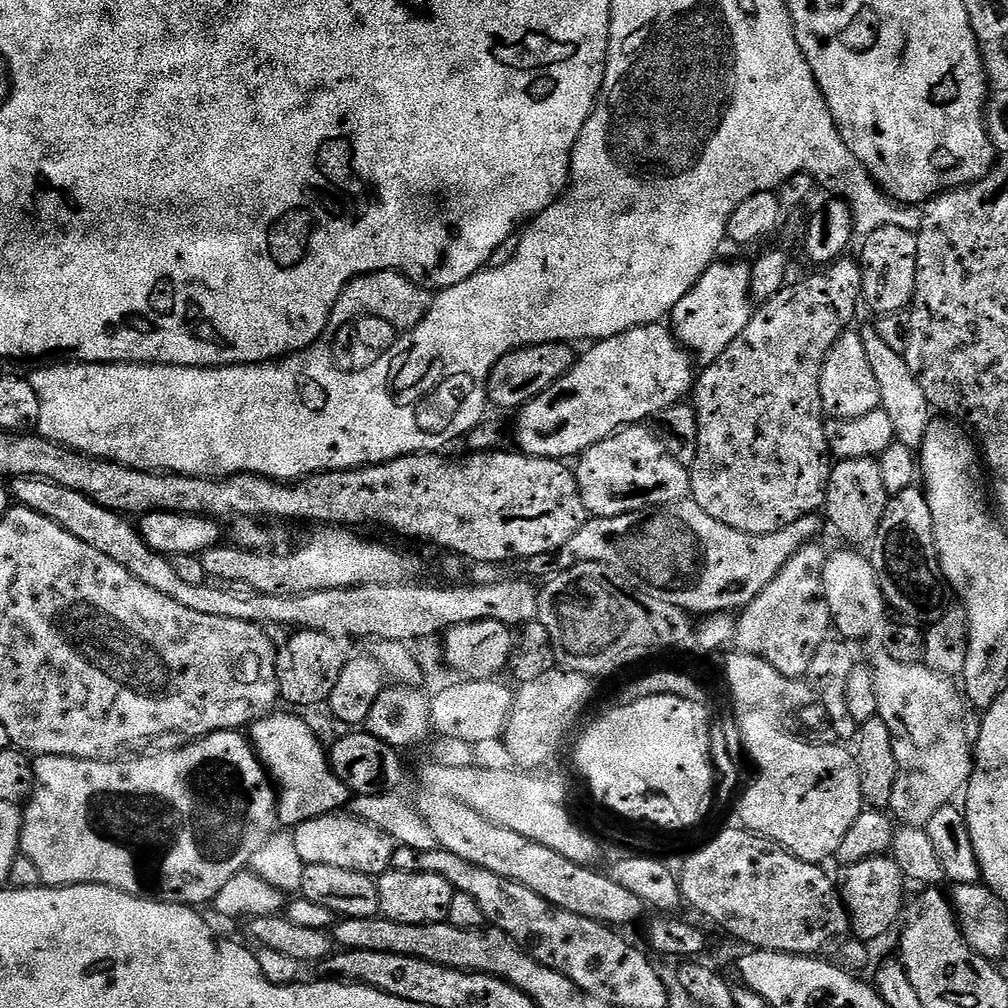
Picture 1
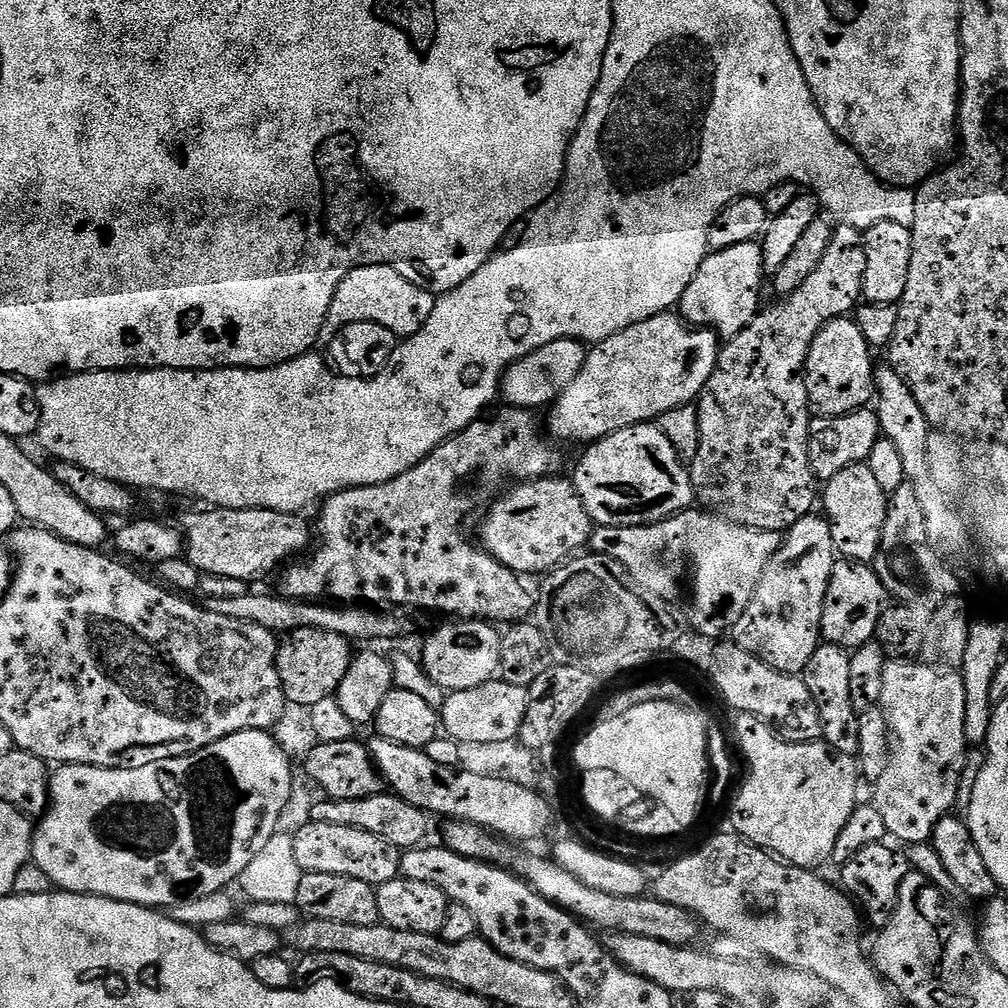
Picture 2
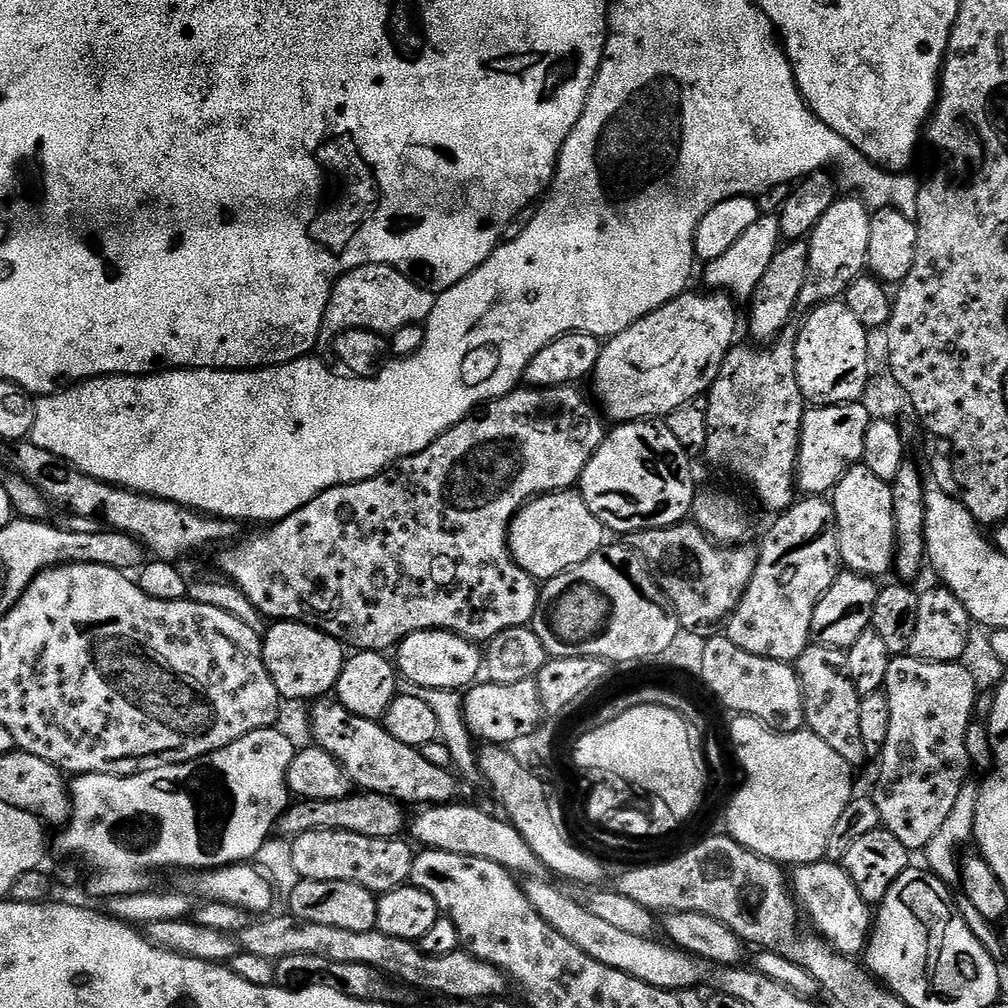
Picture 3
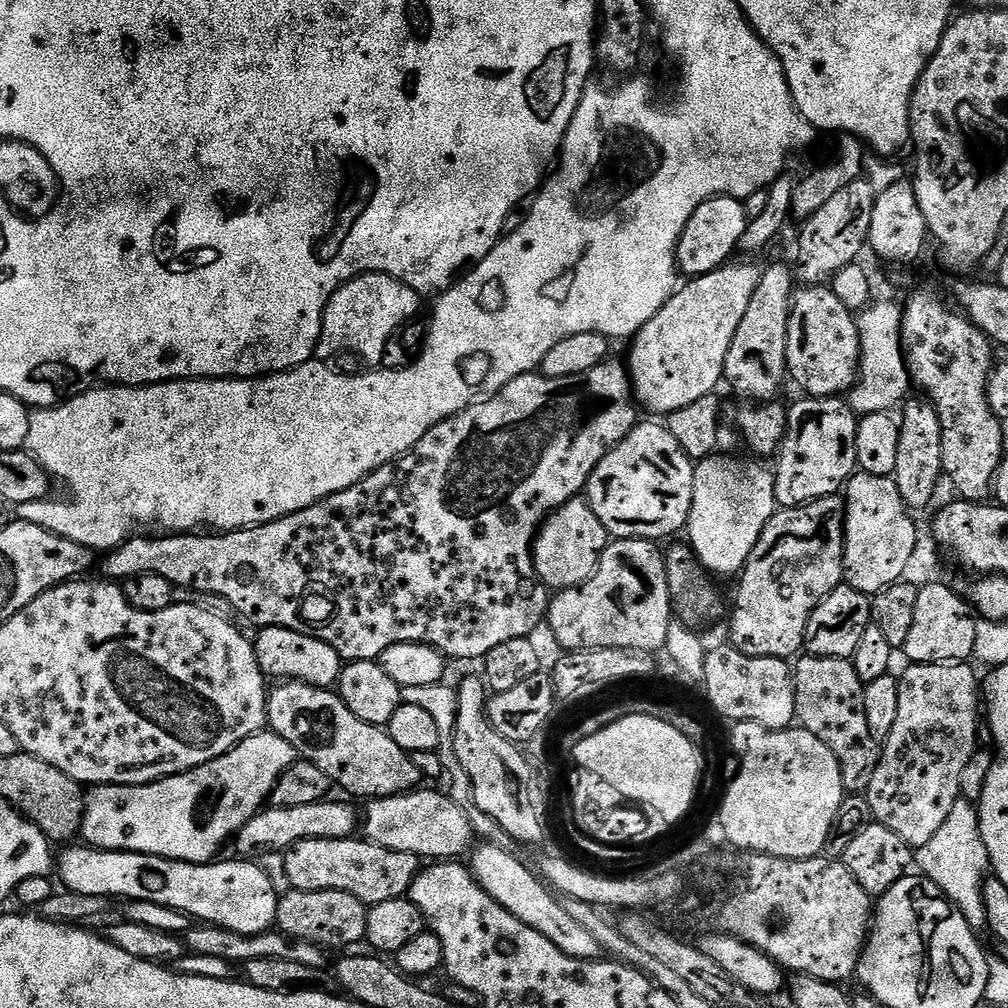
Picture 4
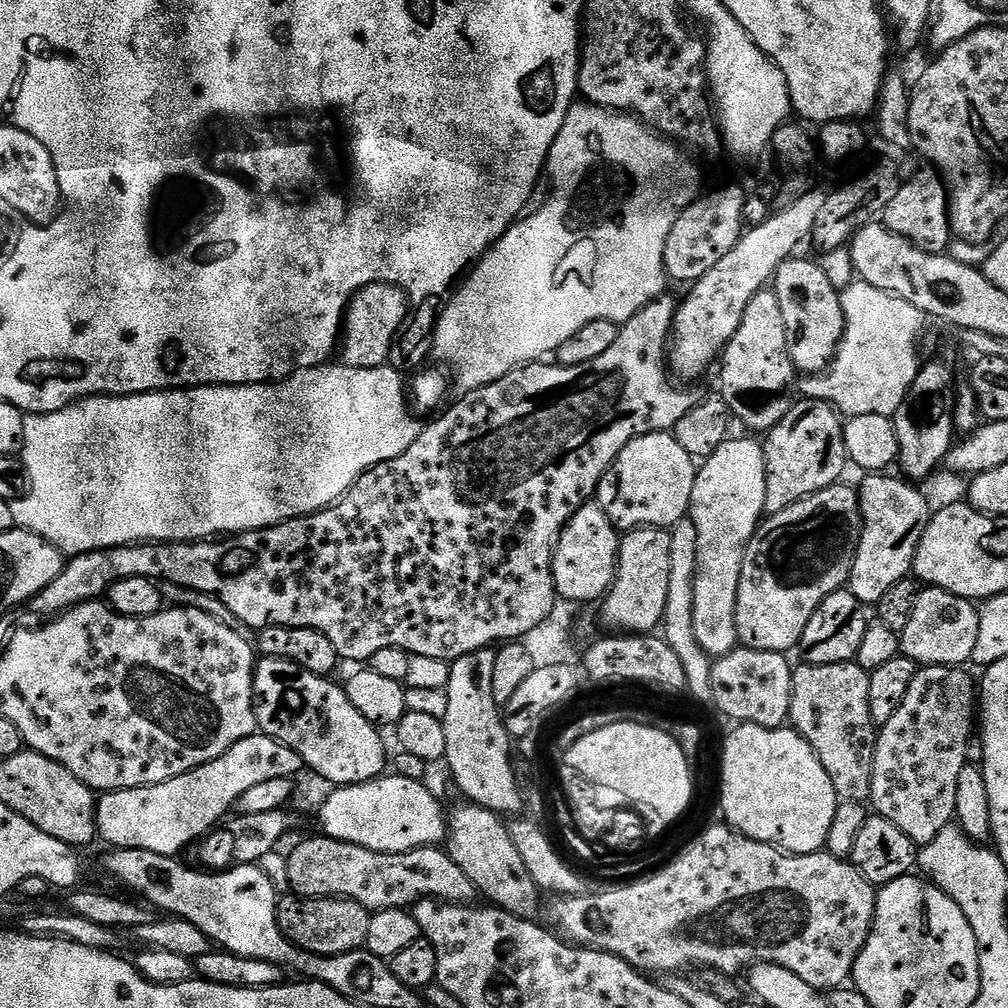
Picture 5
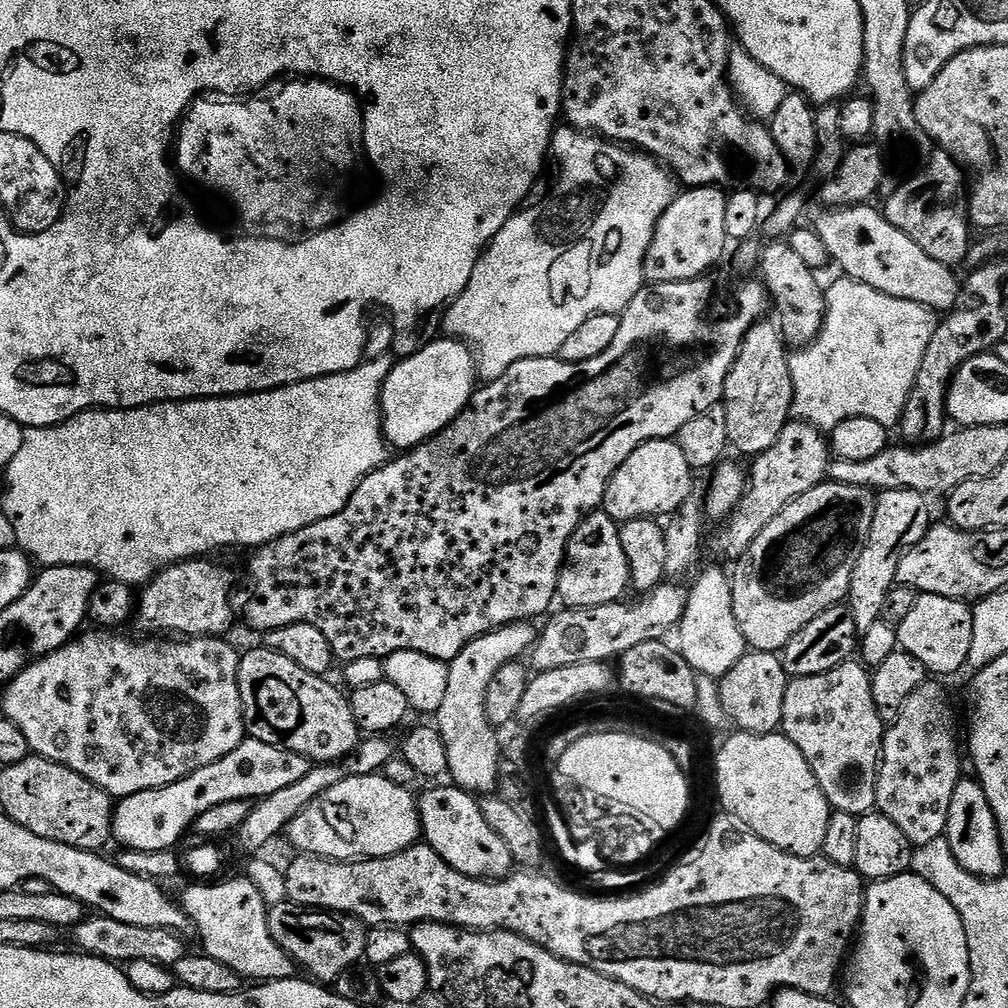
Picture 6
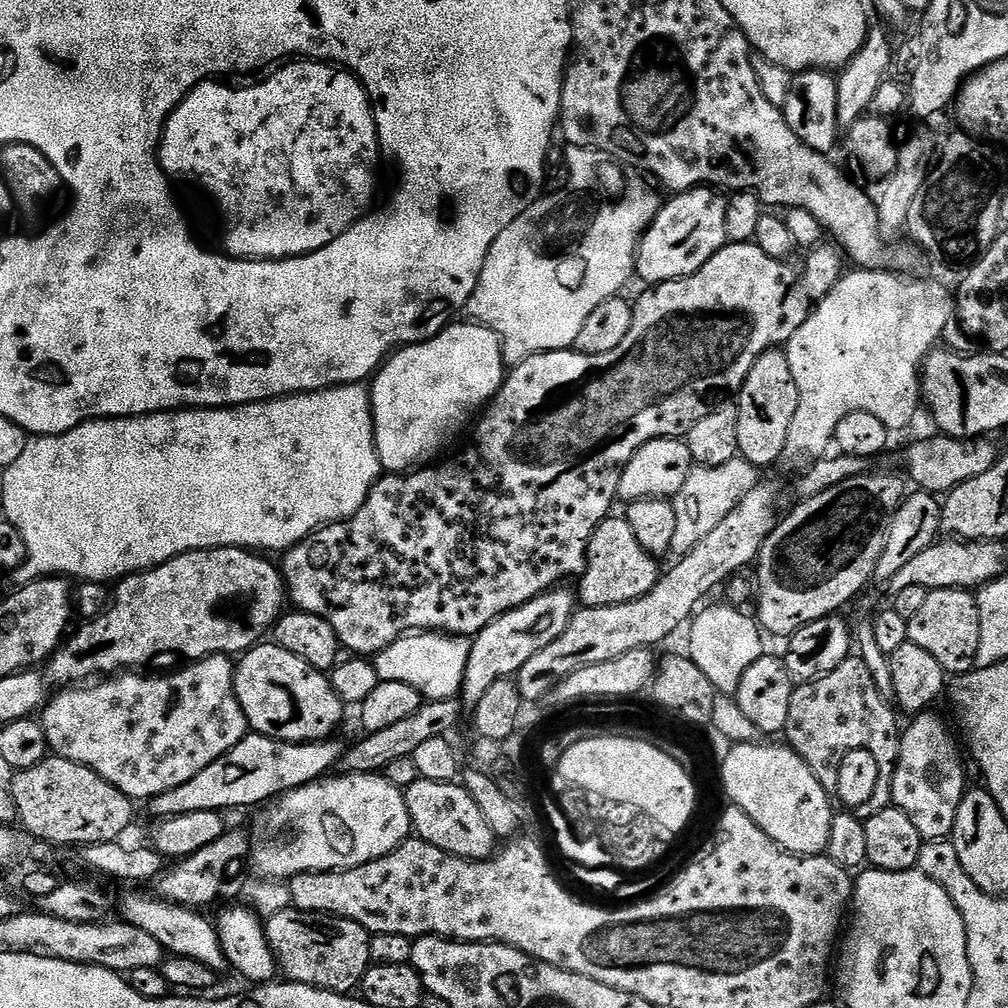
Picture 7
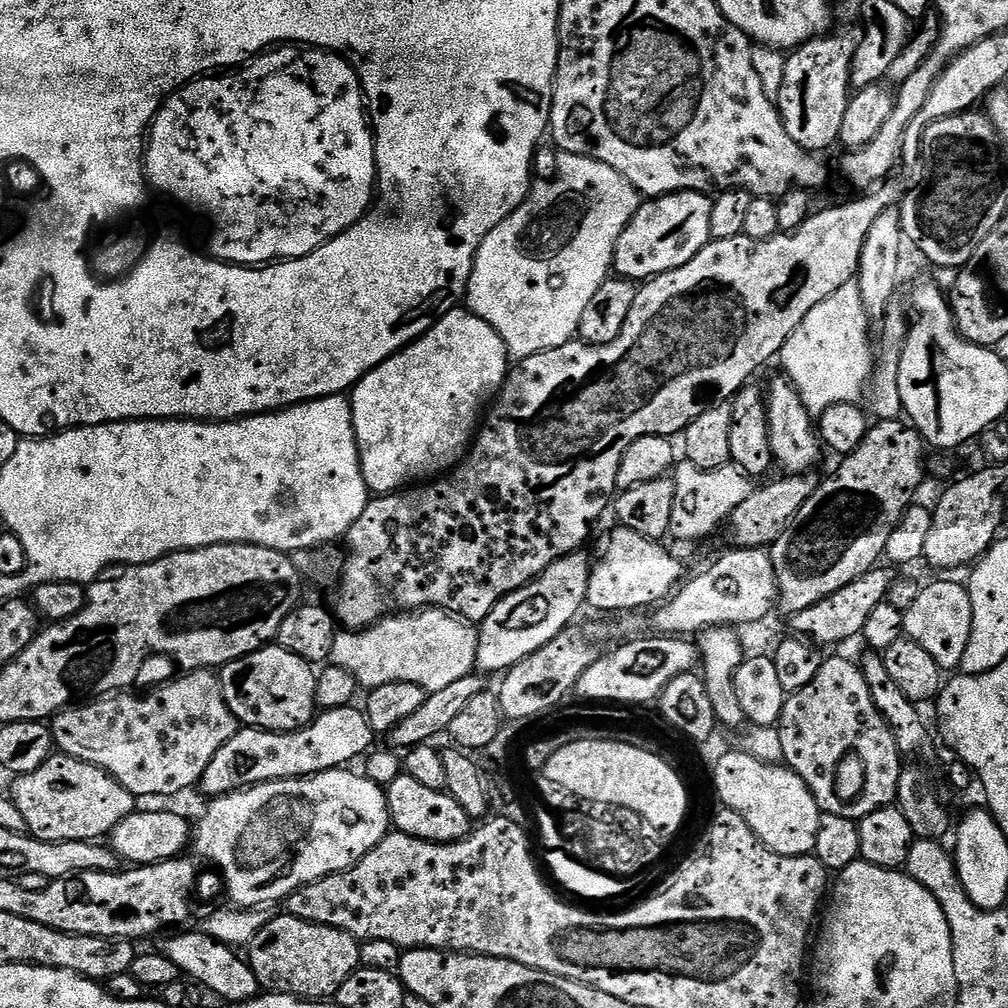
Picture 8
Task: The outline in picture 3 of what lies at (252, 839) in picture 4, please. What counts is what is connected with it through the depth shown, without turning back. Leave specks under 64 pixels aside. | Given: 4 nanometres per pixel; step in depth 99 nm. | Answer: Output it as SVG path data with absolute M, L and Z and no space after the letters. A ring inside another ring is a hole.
M365 791L337 800L300 800L289 803L286 811L281 814L278 821L278 832L281 837L295 838L319 828L329 828L362 834L366 838L395 840L403 833L400 831L403 828L405 831L406 828L406 816L404 820L403 811L405 812L405 809L400 801Z

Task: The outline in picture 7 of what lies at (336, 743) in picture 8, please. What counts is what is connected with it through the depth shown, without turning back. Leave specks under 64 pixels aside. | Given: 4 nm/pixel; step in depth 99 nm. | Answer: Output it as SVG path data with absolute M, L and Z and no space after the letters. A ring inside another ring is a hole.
M249 734L238 742L238 746L234 746L226 754L222 754L214 762L210 762L210 766L206 766L206 770L202 770L202 774L194 774L194 778L190 782L169 792L164 792L161 796L152 797L150 807L152 807L153 817L181 816L198 810L220 812L225 810L224 808L248 808L251 804L263 805L273 798L283 796L286 792L293 792L295 788L301 788L325 777L330 768L335 769L339 765L340 758L345 751L345 745L340 745L336 738L316 740L312 744L287 744L281 740L272 740L268 736Z

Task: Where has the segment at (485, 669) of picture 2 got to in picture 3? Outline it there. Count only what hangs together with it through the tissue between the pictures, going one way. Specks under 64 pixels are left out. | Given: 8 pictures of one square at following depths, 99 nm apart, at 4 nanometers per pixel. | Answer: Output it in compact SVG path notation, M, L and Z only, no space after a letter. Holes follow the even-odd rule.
M415 632L400 641L394 663L399 675L419 688L464 690L481 675L482 652L473 641L453 632Z

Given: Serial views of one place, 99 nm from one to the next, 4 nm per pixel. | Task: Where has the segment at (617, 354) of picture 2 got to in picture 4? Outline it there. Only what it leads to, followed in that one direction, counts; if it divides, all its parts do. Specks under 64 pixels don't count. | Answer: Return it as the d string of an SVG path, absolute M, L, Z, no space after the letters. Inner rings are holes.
M738 261L730 262L705 276L689 279L688 285L673 292L662 310L658 310L658 314L654 314L654 318L650 318L650 322L646 322L646 326L636 333L631 341L633 344L628 352L626 367L634 395L643 407L645 404L650 411L661 414L682 410L682 406L690 406L690 402L698 402L698 398L713 395L716 387L722 384L726 354L762 274L760 266Z

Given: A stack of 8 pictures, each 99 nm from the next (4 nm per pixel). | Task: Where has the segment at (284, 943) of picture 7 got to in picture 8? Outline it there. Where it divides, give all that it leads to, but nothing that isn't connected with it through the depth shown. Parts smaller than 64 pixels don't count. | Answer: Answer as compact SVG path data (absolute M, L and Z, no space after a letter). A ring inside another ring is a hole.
M276 914L269 924L258 930L247 949L246 959L265 993L281 992L323 1002L327 996L328 999L335 997L338 986L361 967L360 946L361 941L346 934L346 930Z

